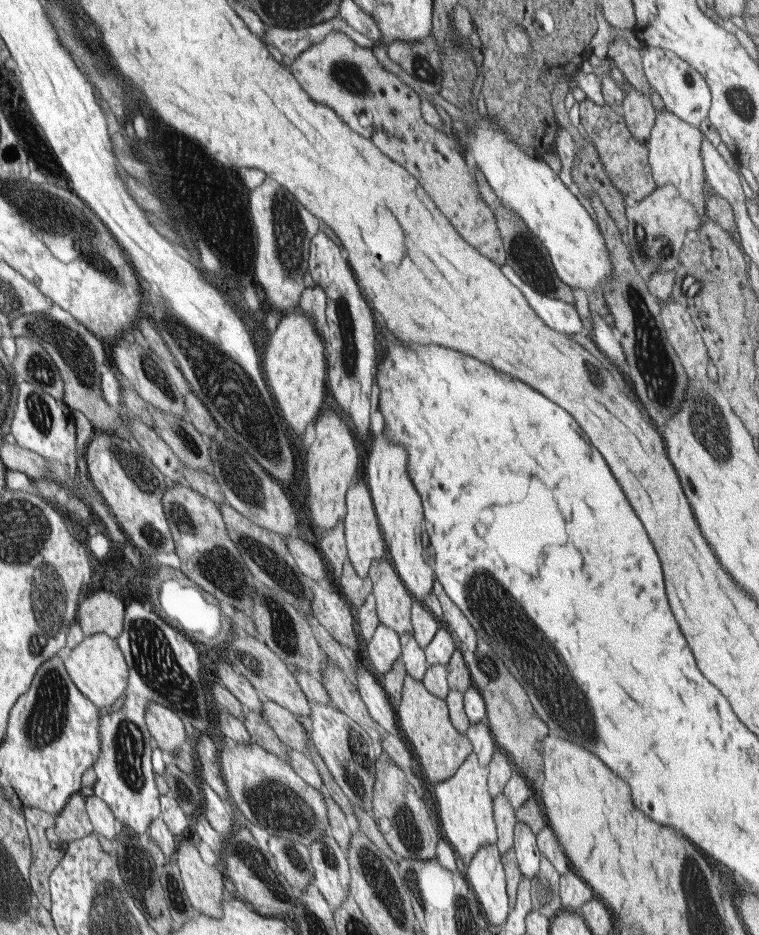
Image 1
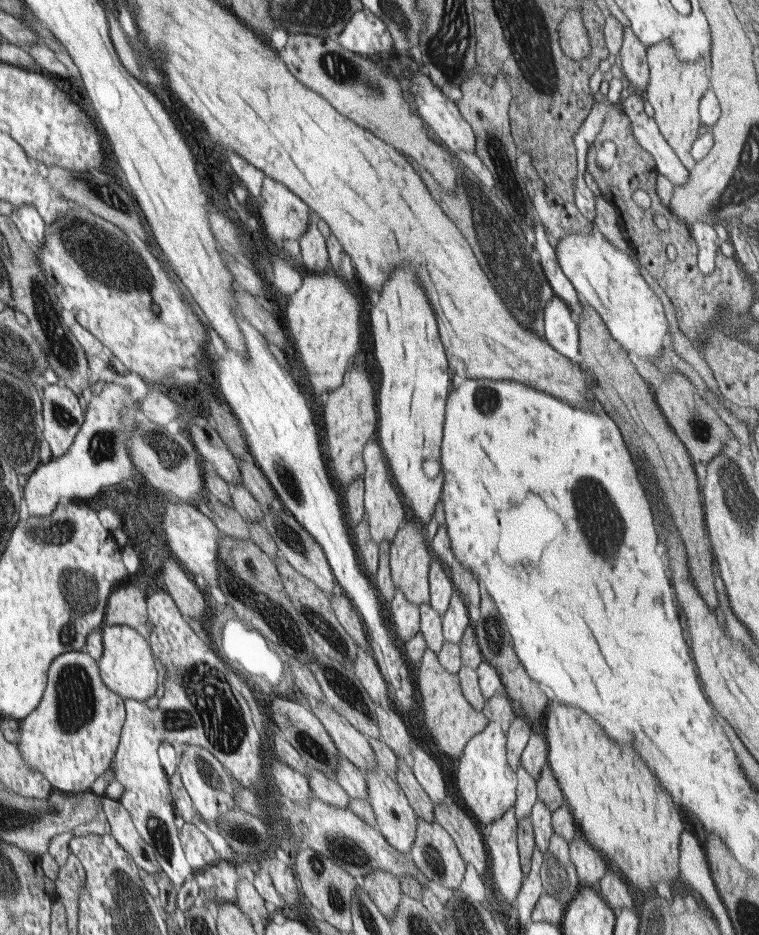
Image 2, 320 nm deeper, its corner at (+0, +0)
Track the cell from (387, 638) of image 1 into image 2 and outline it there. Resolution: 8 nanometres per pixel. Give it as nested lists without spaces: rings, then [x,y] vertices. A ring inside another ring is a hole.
[[[396,589],[387,609],[392,614],[390,622],[397,642],[402,645],[416,636],[420,629],[420,607],[410,602],[404,596],[403,590]]]

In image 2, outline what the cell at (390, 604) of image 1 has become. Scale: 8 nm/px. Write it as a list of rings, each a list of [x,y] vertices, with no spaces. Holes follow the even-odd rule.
[[[414,519],[410,520],[410,522],[405,522],[398,530],[390,547],[390,574],[392,574],[392,580],[397,589],[403,590],[404,596],[418,606],[428,603],[430,600],[431,586],[428,572],[434,558],[431,548],[426,546],[425,535],[426,527]]]

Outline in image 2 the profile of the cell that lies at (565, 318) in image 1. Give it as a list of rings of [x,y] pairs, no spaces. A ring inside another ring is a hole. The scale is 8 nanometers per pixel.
[[[555,295],[546,303],[544,311],[547,343],[572,362],[579,353],[579,330],[570,309]]]

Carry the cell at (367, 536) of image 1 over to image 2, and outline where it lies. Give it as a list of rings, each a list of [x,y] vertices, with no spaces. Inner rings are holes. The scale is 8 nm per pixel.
[[[376,432],[366,441],[363,455],[365,462],[365,474],[363,475],[365,482],[364,518],[368,520],[370,538],[376,544],[380,544],[384,540],[392,542],[398,530],[405,523],[406,510],[404,510],[400,492],[398,492],[397,484],[393,479],[391,468],[379,443],[379,438],[376,436]]]

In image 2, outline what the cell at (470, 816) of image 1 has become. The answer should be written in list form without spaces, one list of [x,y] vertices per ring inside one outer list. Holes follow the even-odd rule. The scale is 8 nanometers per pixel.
[[[490,721],[484,730],[466,743],[456,764],[456,790],[470,810],[473,820],[478,820],[483,830],[513,807],[517,799],[517,771],[508,762],[506,743],[507,733],[501,727],[501,722]]]

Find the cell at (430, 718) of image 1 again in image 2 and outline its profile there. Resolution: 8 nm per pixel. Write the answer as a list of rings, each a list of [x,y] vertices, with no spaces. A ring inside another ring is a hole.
[[[426,649],[421,658],[417,678],[414,680],[420,694],[420,714],[430,740],[442,750],[454,766],[463,753],[466,743],[481,730],[486,728],[489,720],[482,711],[473,709],[462,692],[459,673],[448,672],[440,663],[432,649]]]

